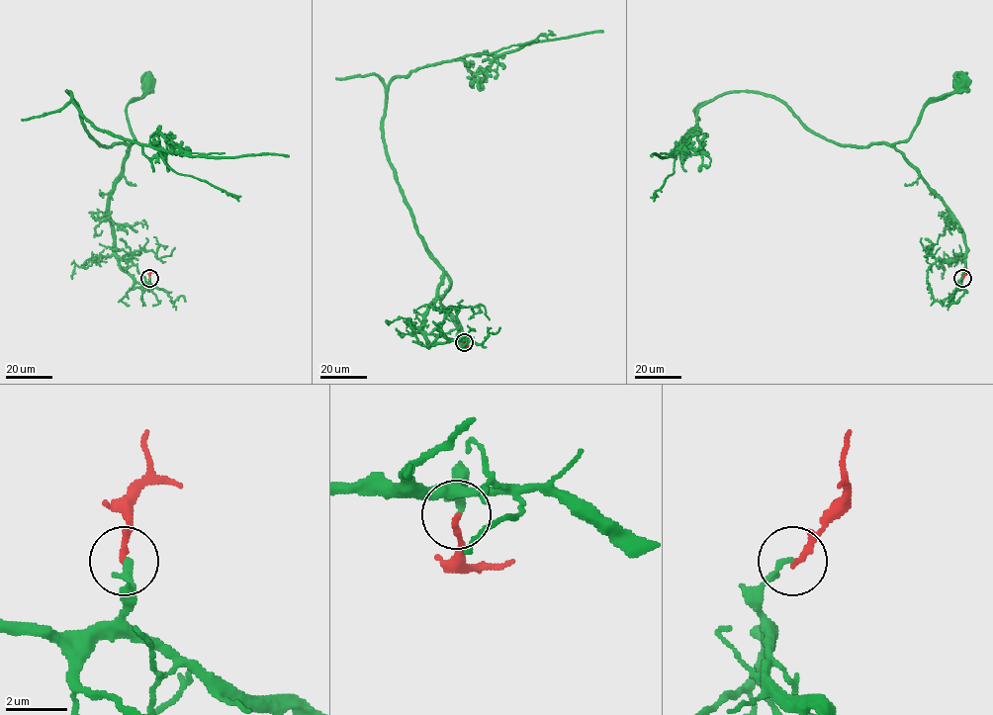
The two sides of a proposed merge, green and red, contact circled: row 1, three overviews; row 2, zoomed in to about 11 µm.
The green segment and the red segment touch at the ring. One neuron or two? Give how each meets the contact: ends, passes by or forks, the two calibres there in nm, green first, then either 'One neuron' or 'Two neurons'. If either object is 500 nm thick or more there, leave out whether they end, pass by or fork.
At the ring green ends. At the ring red ends. Thickness 200 nm (green) against 200 nm. One neuron

